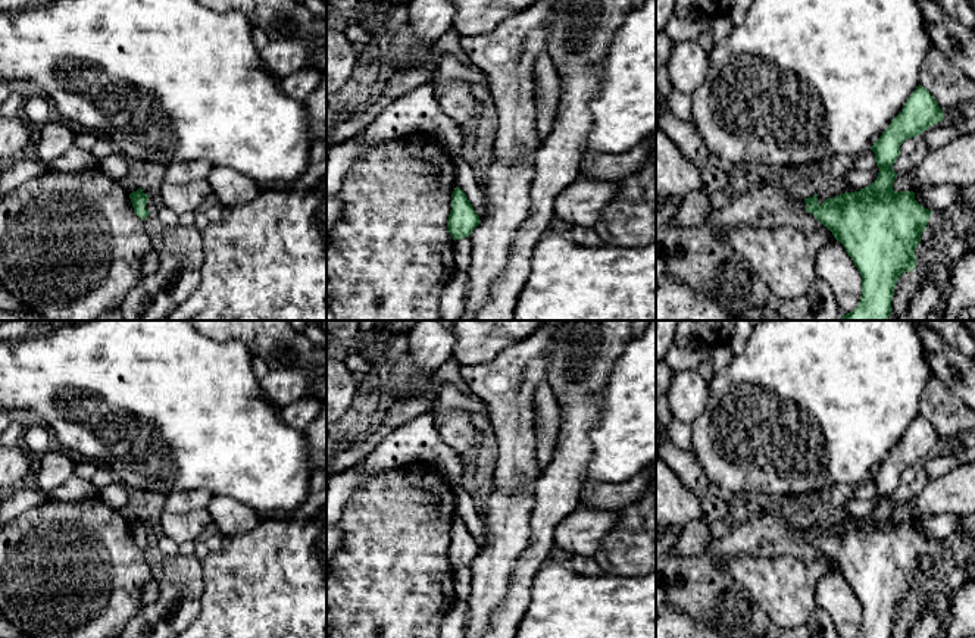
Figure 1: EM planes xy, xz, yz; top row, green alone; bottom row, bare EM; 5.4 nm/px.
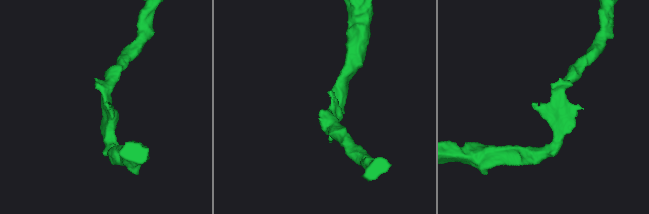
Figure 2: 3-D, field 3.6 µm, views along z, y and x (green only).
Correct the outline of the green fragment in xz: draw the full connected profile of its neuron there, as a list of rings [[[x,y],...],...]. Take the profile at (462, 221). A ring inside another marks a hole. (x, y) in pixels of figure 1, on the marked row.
[[[459,187],[451,194],[451,210],[447,221],[447,229],[453,240],[462,240],[472,234],[479,225],[479,216],[469,203],[466,194]]]

